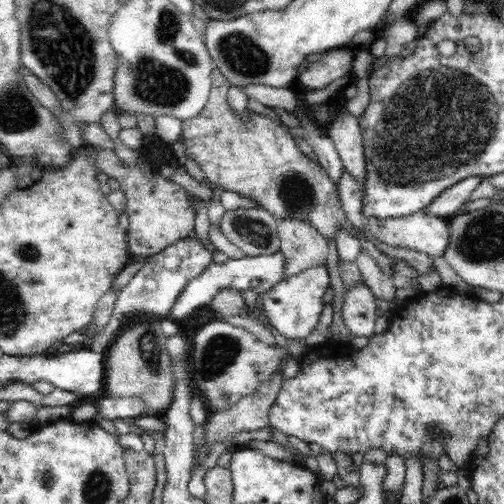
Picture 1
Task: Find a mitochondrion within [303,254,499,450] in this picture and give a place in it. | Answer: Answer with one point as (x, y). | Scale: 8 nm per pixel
(434, 431)

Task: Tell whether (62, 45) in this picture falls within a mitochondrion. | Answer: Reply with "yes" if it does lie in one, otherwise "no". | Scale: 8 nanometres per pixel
yes

